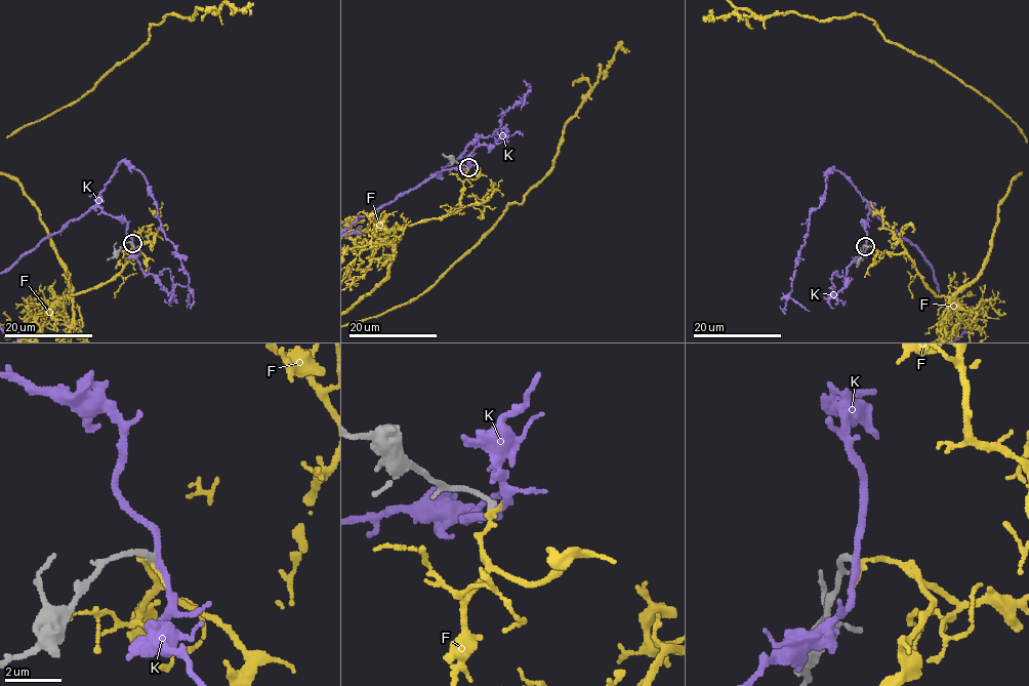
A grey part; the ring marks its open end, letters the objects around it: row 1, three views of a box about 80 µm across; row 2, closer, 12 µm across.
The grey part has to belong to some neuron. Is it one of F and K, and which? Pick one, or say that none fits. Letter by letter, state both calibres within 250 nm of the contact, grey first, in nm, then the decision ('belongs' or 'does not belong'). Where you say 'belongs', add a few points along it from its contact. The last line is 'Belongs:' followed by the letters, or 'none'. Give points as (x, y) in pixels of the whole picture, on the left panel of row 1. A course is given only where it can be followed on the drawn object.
F: calibres 190 and 200 nm; does not belong
K: calibres 200 and 220 nm; does not belong
Belongs: none

